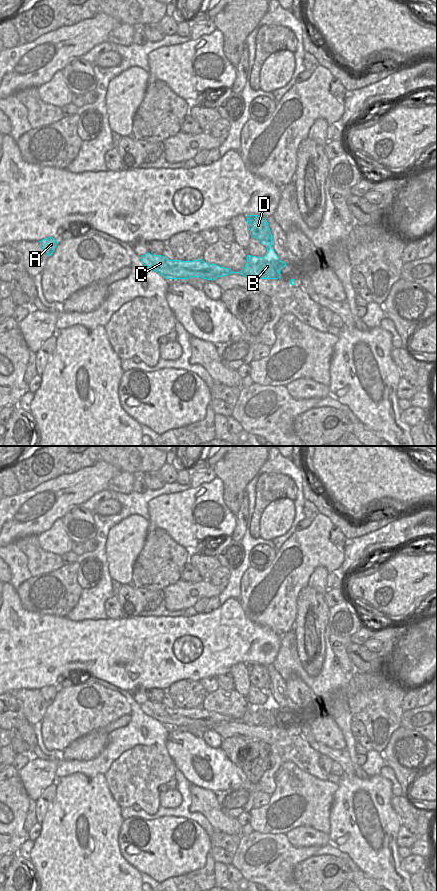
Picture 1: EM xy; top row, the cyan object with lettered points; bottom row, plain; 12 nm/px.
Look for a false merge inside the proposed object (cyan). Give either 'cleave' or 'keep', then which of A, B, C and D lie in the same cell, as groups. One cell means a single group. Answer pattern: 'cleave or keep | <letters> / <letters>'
cleave | A B C / D

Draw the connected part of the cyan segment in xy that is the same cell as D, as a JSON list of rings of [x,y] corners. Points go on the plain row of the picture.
[[[247,663],[247,672],[250,683],[264,693],[272,693],[272,682],[265,666],[258,663]]]

